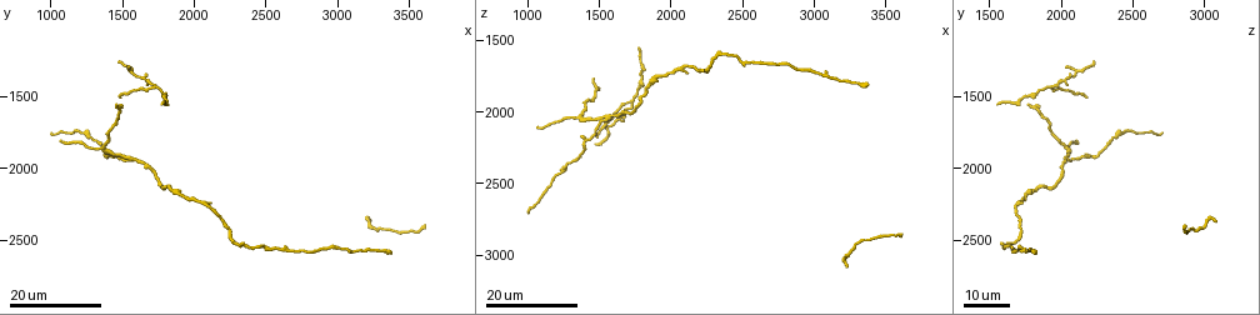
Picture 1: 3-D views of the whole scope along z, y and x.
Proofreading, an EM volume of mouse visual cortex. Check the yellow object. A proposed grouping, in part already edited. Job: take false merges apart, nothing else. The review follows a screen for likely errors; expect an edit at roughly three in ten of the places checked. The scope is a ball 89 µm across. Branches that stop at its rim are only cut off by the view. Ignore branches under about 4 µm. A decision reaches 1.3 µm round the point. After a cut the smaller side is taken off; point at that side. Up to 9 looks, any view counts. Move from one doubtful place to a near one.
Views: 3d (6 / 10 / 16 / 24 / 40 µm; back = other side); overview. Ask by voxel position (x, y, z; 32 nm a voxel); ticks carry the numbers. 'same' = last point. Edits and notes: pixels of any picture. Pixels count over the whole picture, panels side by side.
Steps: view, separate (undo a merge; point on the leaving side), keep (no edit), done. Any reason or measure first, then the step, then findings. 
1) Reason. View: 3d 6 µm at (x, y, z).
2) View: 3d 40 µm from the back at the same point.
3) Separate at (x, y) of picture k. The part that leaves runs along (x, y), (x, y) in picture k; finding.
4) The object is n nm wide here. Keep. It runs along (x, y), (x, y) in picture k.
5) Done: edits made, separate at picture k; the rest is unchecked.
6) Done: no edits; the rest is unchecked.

Three-way junction. View: 3d 16 µm at (1380, 1840, 2020).

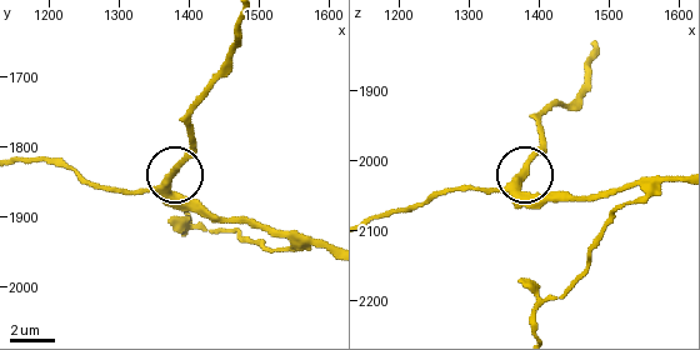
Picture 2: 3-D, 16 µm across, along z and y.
View: 3d 10 µm at (1365, 1845, 2030).

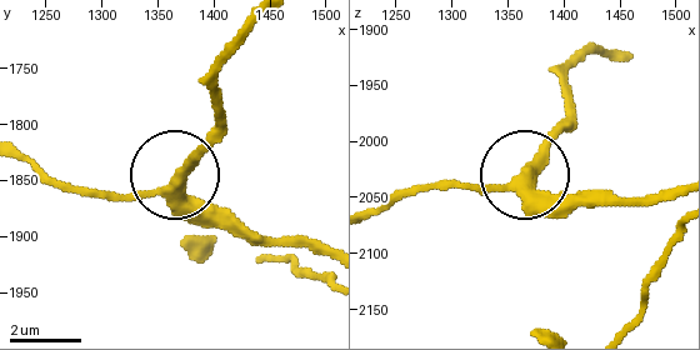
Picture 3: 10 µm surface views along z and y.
The object is 290 nm wide here. Keep. It runs along (671, 191), (555, 196), (519, 179), (414, 188) in picture 3; all the same neuron.

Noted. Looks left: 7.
Four or more arms meet. View: 3d 16 µm at (1560, 1940, 2040).

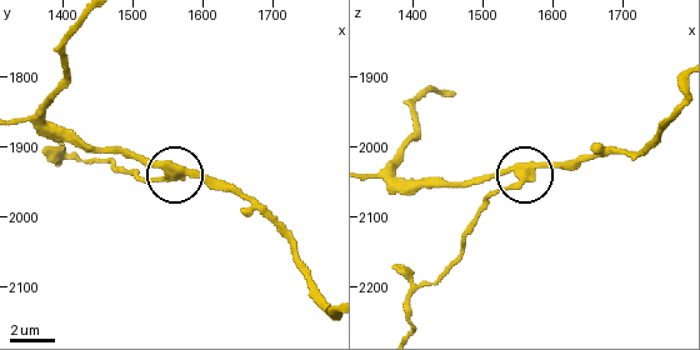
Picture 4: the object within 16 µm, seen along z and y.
View: 3d 6 µm at (1550, 1930, 2035).

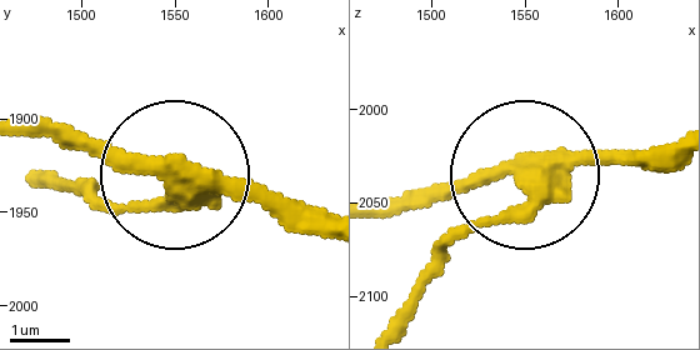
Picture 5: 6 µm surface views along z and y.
Separate at (138, 208) of picture 5. The part that leaves runs along (188, 183), (104, 206), (54, 183) in picture 5; two neurons meet here.

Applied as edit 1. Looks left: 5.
View: 3d 24 µm at (1720, 1440, 1940).

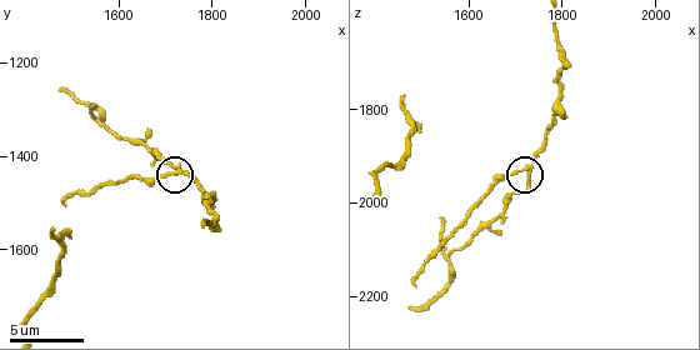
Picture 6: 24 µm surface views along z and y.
Closer look. View: 3d 10 µm at (1730, 1430, 1935).

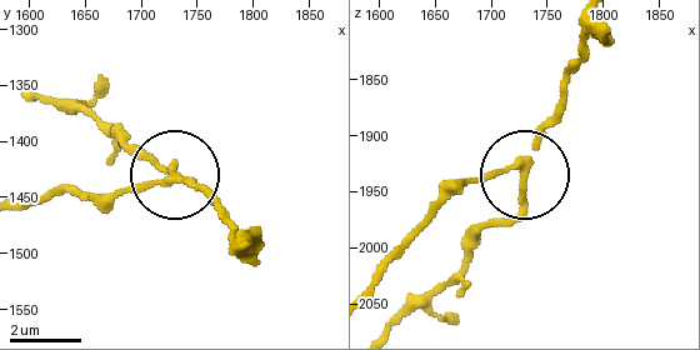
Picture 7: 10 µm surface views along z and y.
The object is 180 nm wide here. Separate at (125, 190) of picture 7. The part that leaves runs along (169, 184), (20, 201) in picture 7; a second neuron is stuck on.

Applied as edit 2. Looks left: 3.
Thin neck. View: 3d 16 µm at (2220, 2440, 1720).

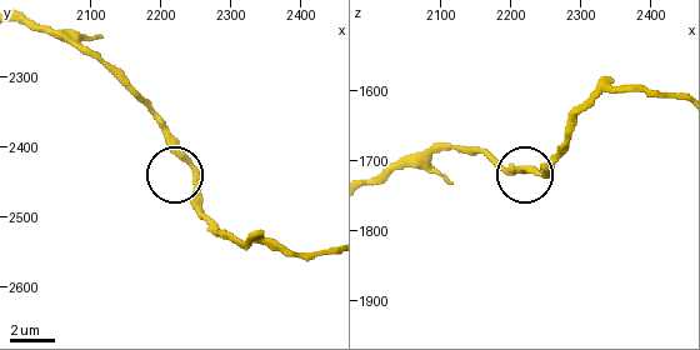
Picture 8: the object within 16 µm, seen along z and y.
View: 3d 10 µm at (2240, 2425, 1720).

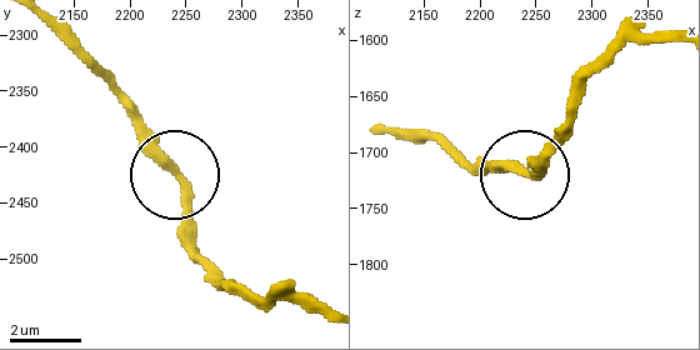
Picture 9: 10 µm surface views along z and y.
The object is 230 nm wide here. Keep. Continuous, no second neuron.

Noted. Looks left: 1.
Done: edits made, separate at picture 5, separate at picture 7; the rest is unchecked.

